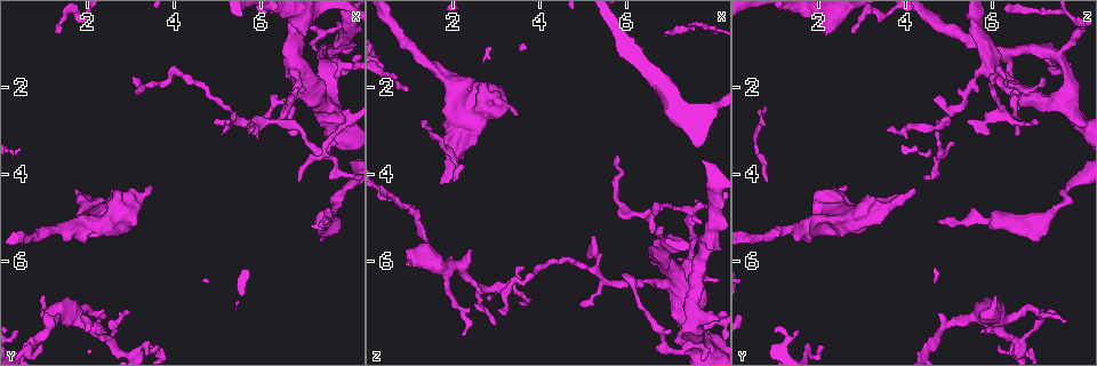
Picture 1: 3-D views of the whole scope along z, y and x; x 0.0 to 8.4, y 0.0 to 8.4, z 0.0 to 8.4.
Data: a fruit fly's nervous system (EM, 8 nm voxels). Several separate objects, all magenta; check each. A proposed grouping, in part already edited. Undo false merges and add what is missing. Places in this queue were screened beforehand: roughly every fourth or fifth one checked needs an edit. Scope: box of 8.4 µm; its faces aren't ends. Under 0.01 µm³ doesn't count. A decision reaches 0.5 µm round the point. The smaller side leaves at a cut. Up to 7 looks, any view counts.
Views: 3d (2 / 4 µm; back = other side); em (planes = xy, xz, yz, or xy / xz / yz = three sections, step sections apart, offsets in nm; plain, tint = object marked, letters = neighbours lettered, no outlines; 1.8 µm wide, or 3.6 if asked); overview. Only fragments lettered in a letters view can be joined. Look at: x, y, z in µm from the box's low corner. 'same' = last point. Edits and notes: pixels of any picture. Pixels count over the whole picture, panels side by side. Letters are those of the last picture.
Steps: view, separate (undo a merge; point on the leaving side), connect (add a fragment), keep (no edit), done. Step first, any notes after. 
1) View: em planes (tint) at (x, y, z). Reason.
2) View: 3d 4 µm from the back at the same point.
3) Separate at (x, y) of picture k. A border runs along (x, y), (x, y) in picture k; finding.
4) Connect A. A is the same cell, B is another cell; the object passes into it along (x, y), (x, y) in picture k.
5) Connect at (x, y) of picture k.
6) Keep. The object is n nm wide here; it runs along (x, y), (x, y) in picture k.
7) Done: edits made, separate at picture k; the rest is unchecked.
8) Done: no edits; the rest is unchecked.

View: 3d 4 µm at (1.70, 4.40, 4.20). Free end.

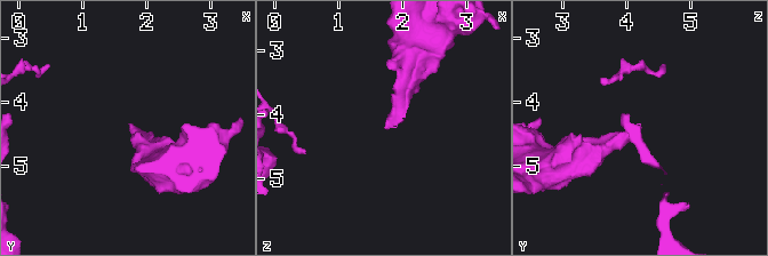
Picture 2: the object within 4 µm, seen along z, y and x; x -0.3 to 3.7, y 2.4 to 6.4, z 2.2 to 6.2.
View: em planes (letters) at (1.70, 4.35, 4.25).

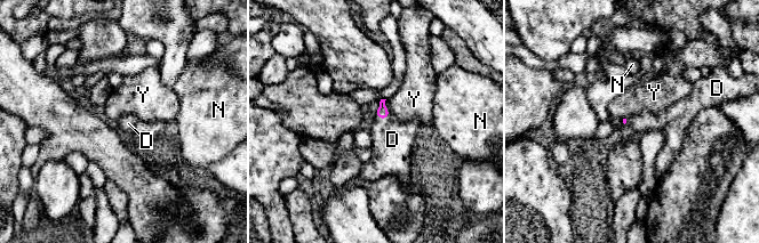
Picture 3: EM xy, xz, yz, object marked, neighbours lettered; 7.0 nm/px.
Connect D. D is the same cell, N and Y are other cells; the neuron continues.

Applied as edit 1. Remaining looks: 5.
View: overview. Redraw.

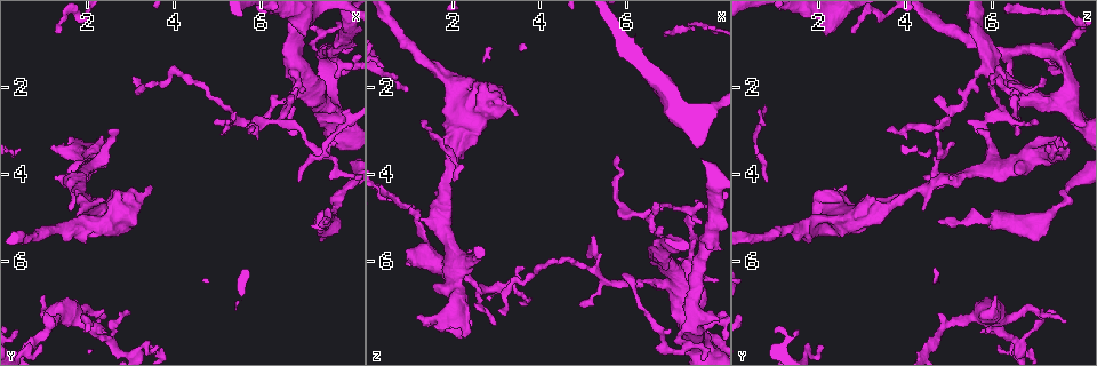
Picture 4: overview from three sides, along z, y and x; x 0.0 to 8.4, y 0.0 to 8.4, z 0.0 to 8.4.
View: em xy step 8 (tint) at (2.20, 3.35, 7.70). Branch stops here.

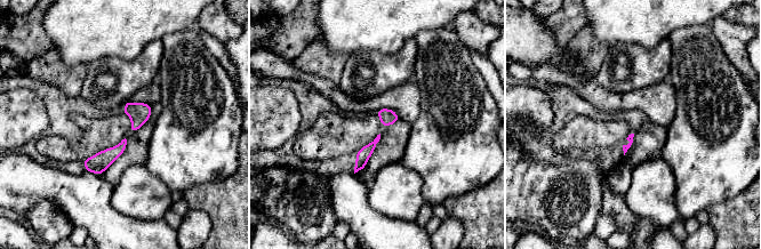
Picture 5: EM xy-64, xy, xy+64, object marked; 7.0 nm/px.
View: em planes (letters) at the same point.

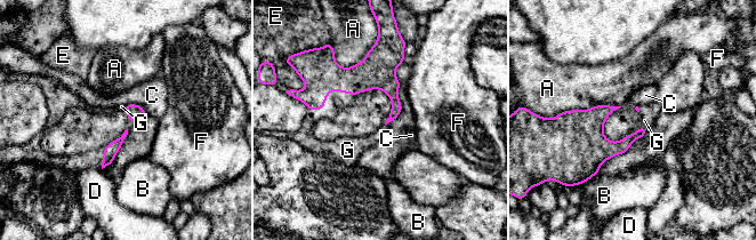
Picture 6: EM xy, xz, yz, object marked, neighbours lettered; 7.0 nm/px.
Connect G. G is the same cell, A, B, C, D, E and F are other cells; it goes on there.

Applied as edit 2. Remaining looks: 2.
View: em xz step 8 (plain) at (7.50, 5.10, 4.75).

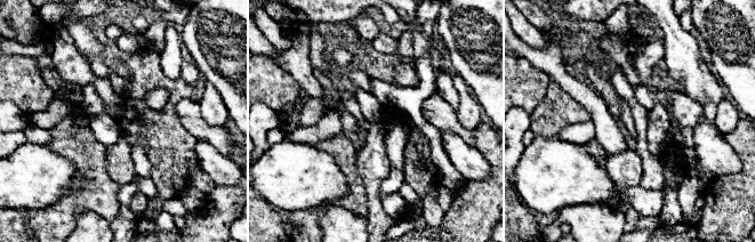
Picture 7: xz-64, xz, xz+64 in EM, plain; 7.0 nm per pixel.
View: em xz step 8 (letters) at the same point. What lies round it.

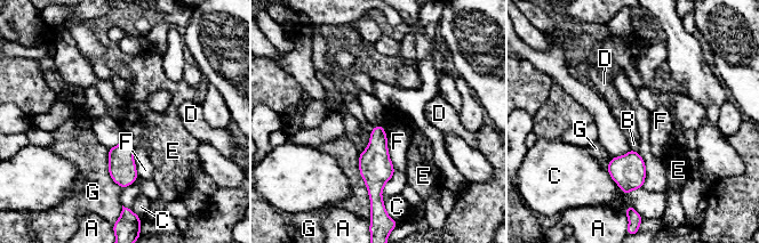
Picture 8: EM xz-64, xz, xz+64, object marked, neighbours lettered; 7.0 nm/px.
Keep. A, B, C, D, E, F and G are other cells; a border runs along (122, 132), (133, 148) in picture 8; none of them fits.

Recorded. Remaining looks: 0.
Done: edits made, connect at picture 3, connect at picture 6; the rest is unchecked.

